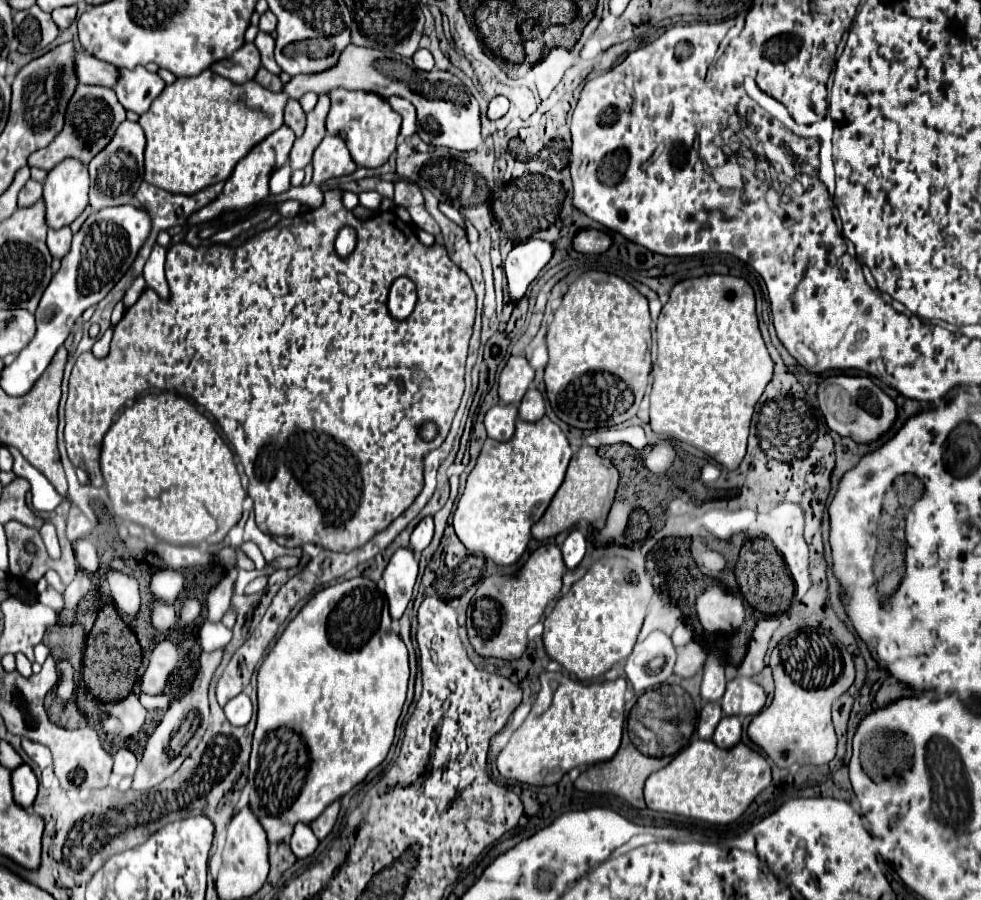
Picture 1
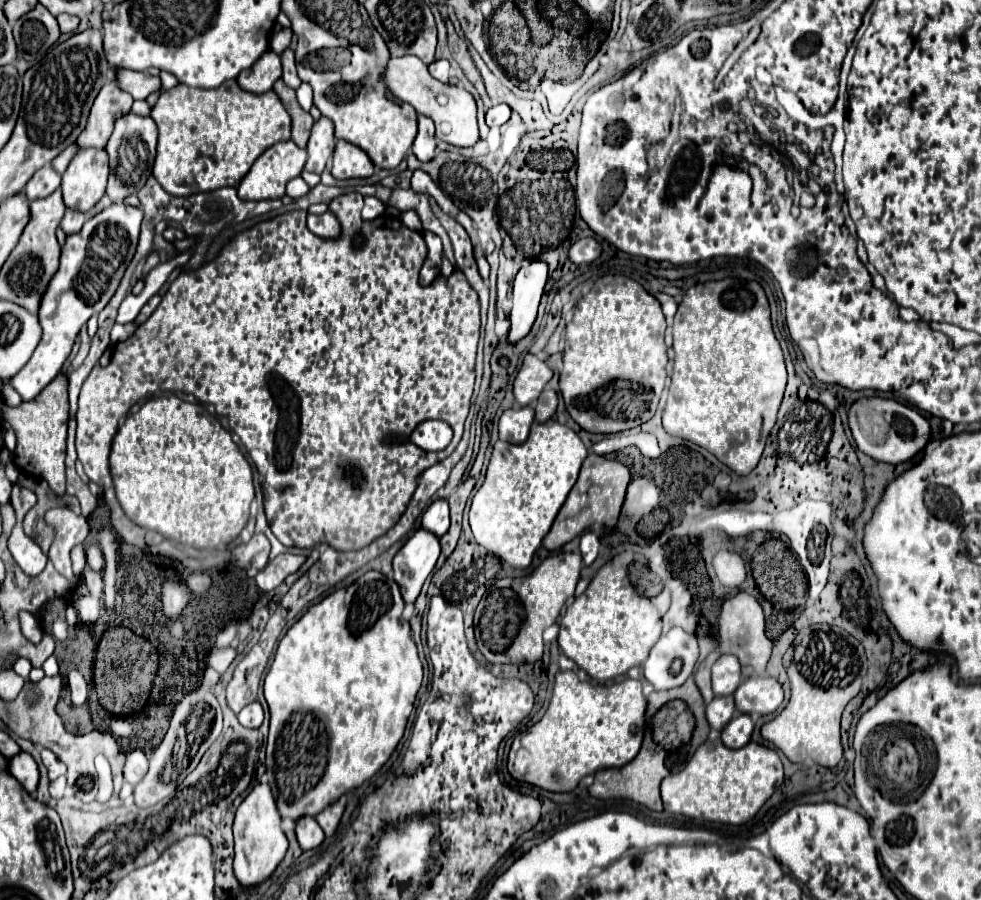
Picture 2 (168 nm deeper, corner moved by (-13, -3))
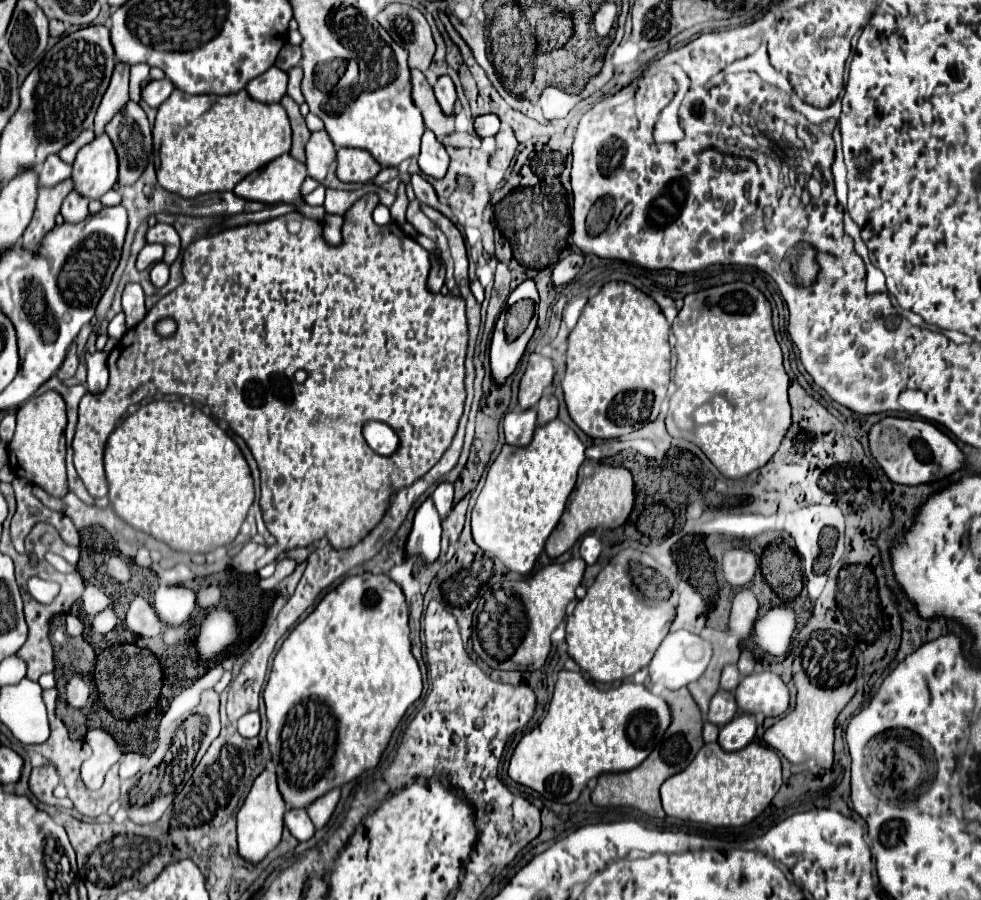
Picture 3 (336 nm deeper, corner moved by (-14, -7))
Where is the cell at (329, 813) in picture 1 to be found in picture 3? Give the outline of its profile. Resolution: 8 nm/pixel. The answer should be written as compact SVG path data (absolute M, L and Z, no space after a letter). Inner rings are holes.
M333 788L331 792L323 794L321 798L317 798L315 802L311 802L307 806L307 814L309 814L311 822L315 824L315 828L323 828L327 824L327 820L331 818L337 802L339 802L339 788Z

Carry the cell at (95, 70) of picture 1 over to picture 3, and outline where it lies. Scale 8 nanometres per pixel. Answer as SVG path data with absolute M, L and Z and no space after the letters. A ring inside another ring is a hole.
M163 78L163 80L151 80L151 82L143 88L141 98L143 98L151 108L157 108L157 106L161 106L161 104L171 96L173 90L175 90L175 86L173 86L173 82L167 80L167 78Z

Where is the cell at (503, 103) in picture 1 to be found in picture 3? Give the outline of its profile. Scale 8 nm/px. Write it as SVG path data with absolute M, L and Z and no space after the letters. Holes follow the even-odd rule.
M483 114L475 118L475 132L485 138L485 136L495 136L499 132L499 118L495 114Z

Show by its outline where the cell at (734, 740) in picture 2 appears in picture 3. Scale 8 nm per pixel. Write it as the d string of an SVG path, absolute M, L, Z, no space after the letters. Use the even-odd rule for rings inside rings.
M741 714L733 718L729 724L725 724L719 732L719 746L727 752L735 752L745 748L755 738L755 716L753 714Z

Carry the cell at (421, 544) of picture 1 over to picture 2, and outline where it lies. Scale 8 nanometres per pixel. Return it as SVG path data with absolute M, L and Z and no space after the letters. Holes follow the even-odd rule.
M436 500L430 504L430 508L422 516L422 528L432 532L434 536L442 538L448 532L450 518L448 518L448 502L446 500Z

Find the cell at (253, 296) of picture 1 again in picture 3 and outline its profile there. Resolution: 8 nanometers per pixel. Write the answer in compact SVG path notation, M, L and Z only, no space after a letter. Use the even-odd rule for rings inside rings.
M375 192L365 194L361 200L357 200L351 210L345 216L345 224L341 228L343 240L339 246L329 246L323 238L323 224L321 220L305 218L299 212L291 212L261 224L245 224L227 228L219 234L213 234L205 240L195 240L189 244L183 252L181 262L181 274L183 282L169 292L165 298L161 298L137 324L135 328L127 330L125 336L117 342L117 346L111 350L107 358L109 366L109 386L103 394L83 396L79 404L79 420L73 436L73 464L83 480L87 492L93 498L107 496L107 482L105 482L105 470L103 470L103 450L109 434L115 430L115 424L121 416L125 416L127 408L131 404L139 404L145 398L153 398L155 394L177 394L187 396L195 402L211 406L213 416L223 418L233 432L237 432L249 446L253 458L257 460L259 472L261 472L261 510L267 530L275 536L277 546L281 550L311 546L313 542L327 538L333 548L347 548L347 544L357 544L371 528L375 528L375 520L383 516L383 508L387 508L387 500L395 494L395 490L405 488L419 480L423 474L431 470L435 462L443 456L443 452L449 448L457 422L463 414L463 402L465 402L465 352L467 352L467 316L465 316L465 304L461 296L443 296L433 294L427 290L427 276L431 270L431 258L425 248L421 248L413 238L405 236L403 230L389 222L385 226L377 226L371 218L371 212L379 204L379 196ZM291 220L297 220L301 224L301 230L291 234L287 224ZM161 318L173 318L177 324L177 332L169 338L163 338L155 332L155 326ZM367 420L379 420L389 424L395 434L399 436L399 448L391 456L379 456L375 454L363 434L361 428Z

